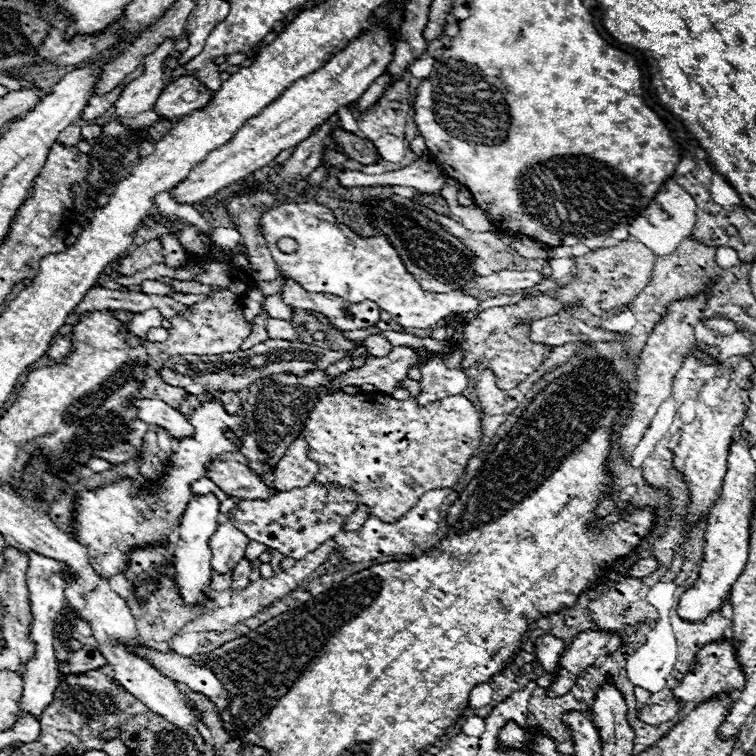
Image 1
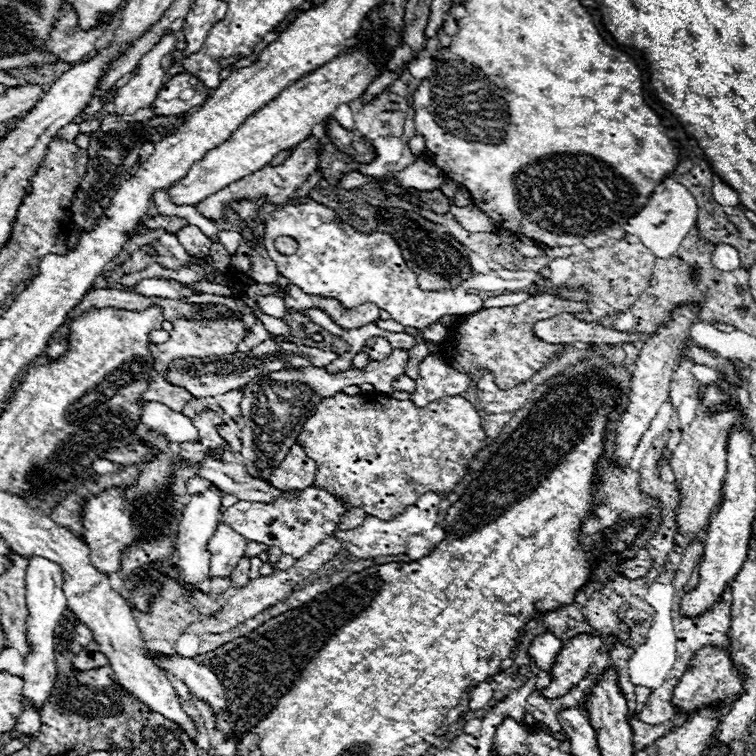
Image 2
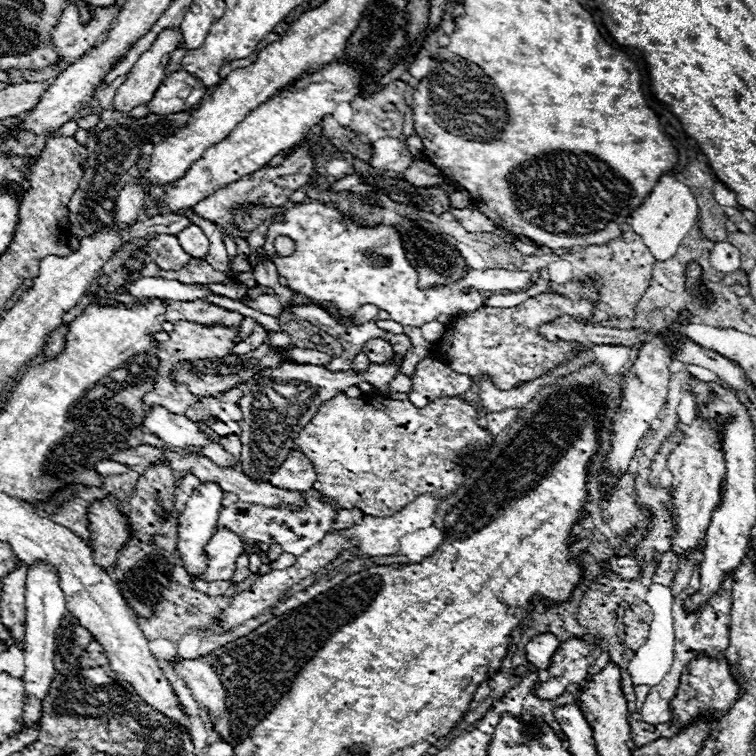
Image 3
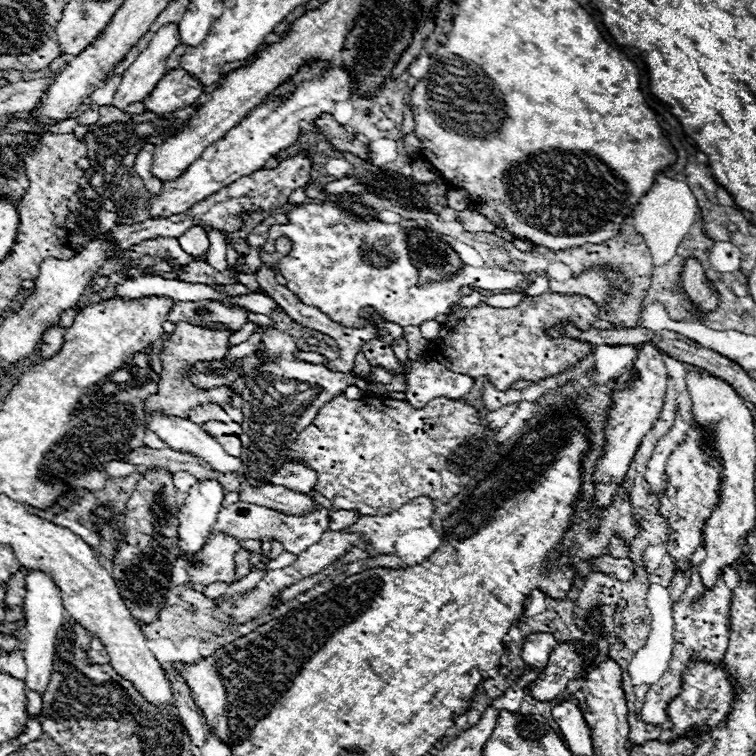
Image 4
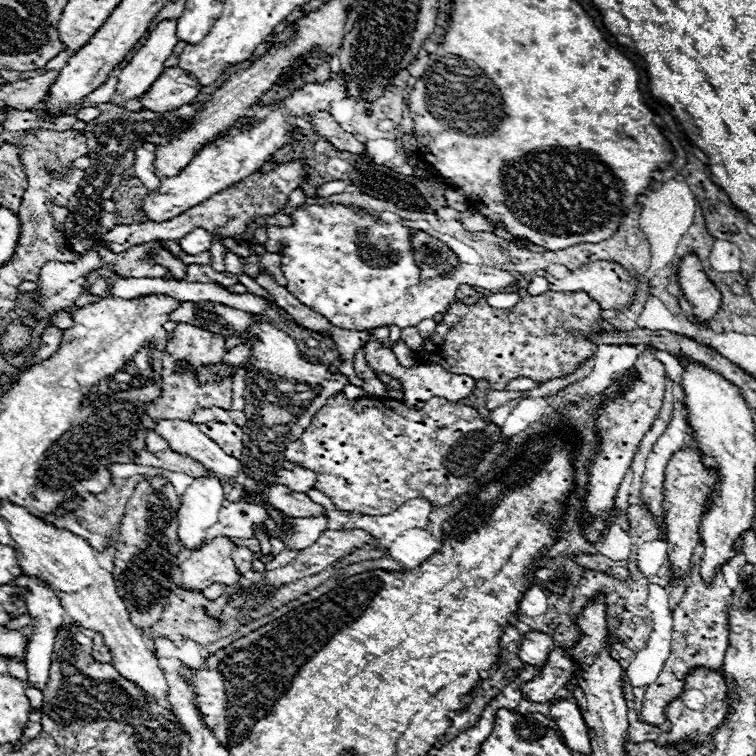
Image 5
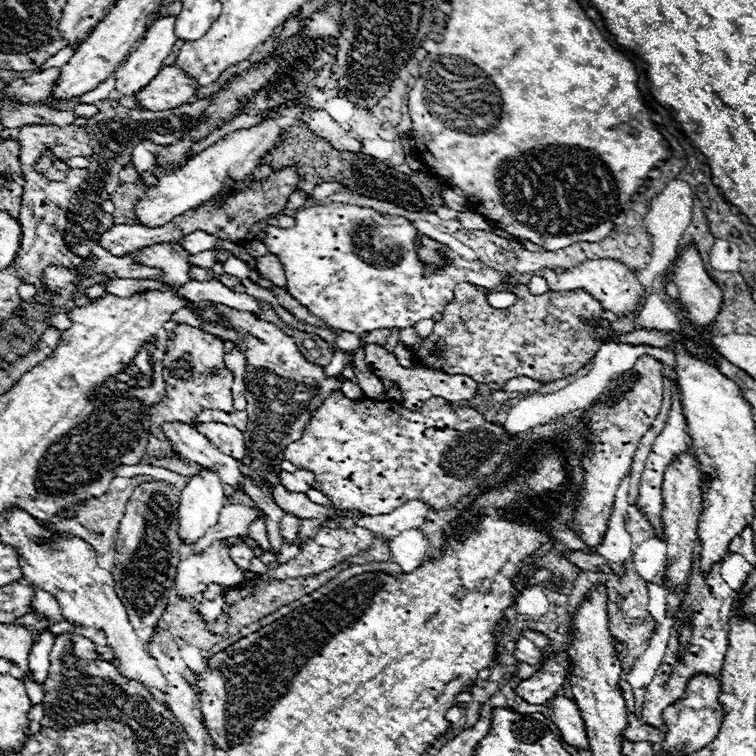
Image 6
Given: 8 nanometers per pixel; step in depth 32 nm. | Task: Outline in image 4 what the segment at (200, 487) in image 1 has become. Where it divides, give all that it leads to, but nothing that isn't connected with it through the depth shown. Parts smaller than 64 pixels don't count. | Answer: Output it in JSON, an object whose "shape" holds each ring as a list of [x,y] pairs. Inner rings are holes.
{"shape":[[[176,472],[172,474],[173,482],[177,491],[187,493],[189,489],[197,483],[197,479],[187,472]]]}

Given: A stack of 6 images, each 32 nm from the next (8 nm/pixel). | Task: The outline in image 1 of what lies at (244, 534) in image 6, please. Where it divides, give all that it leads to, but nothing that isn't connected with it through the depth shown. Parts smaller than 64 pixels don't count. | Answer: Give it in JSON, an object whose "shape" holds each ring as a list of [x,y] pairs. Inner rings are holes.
{"shape":[[[308,484],[308,488],[294,488],[290,492],[280,492],[270,500],[244,500],[228,512],[228,518],[234,520],[250,540],[256,540],[270,550],[278,550],[284,556],[302,560],[306,554],[314,552],[326,540],[332,540],[348,516],[358,508],[356,492],[350,488],[338,488],[338,484]]]}

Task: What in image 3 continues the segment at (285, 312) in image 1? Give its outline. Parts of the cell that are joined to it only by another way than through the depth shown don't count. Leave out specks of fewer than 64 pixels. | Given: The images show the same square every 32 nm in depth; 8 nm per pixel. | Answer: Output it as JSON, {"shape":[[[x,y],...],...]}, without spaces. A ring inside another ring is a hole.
{"shape":[[[260,294],[256,298],[246,298],[246,304],[268,316],[280,316],[284,312],[284,306],[280,306],[276,296],[268,296],[268,294]]]}

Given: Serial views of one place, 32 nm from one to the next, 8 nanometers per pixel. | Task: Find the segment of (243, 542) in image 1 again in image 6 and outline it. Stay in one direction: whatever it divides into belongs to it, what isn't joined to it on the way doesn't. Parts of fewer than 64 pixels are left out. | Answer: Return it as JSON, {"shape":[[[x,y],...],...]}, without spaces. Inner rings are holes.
{"shape":[[[216,540],[202,554],[190,554],[178,564],[176,592],[182,596],[204,592],[208,584],[236,586],[244,580],[244,572],[232,562],[226,540]]]}

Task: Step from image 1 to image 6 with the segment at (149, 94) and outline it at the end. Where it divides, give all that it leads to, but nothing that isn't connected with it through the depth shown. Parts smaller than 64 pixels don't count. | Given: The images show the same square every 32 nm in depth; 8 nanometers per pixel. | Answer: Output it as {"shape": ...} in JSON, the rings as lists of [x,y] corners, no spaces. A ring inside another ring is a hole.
{"shape":[[[174,16],[156,18],[144,32],[144,38],[138,42],[138,46],[124,60],[124,64],[116,68],[116,90],[120,94],[136,96],[136,92],[140,92],[148,80],[156,78],[164,66],[164,58],[172,52],[172,46],[178,40],[174,34],[174,22]]]}

